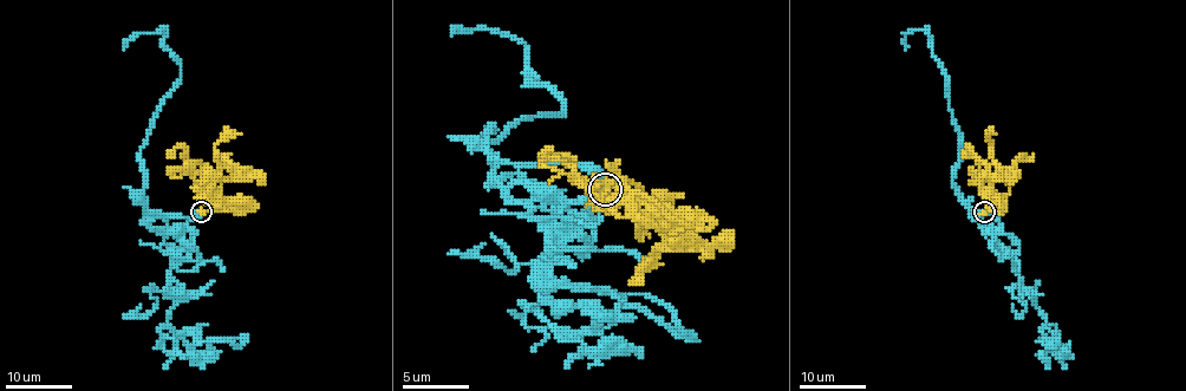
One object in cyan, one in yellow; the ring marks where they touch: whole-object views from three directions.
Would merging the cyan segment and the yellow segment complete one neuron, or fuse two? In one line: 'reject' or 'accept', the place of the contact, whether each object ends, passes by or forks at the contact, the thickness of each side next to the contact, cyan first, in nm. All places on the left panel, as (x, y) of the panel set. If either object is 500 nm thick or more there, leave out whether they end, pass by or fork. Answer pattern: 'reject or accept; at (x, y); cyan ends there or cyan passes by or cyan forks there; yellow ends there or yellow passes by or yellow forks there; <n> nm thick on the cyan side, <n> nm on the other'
accept; at (201, 212); cyan passes by; yellow ends there; 280 nm thick on the cyan side, 360 nm on the other

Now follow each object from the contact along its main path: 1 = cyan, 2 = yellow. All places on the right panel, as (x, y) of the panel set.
1: (985, 212), (971, 216), (953, 183), (962, 135), (931, 37), (925, 31), (907, 32), (906, 49)
2: (985, 212), (998, 209), (982, 193), (979, 181), (989, 173), (989, 163), (966, 147), (968, 158)

